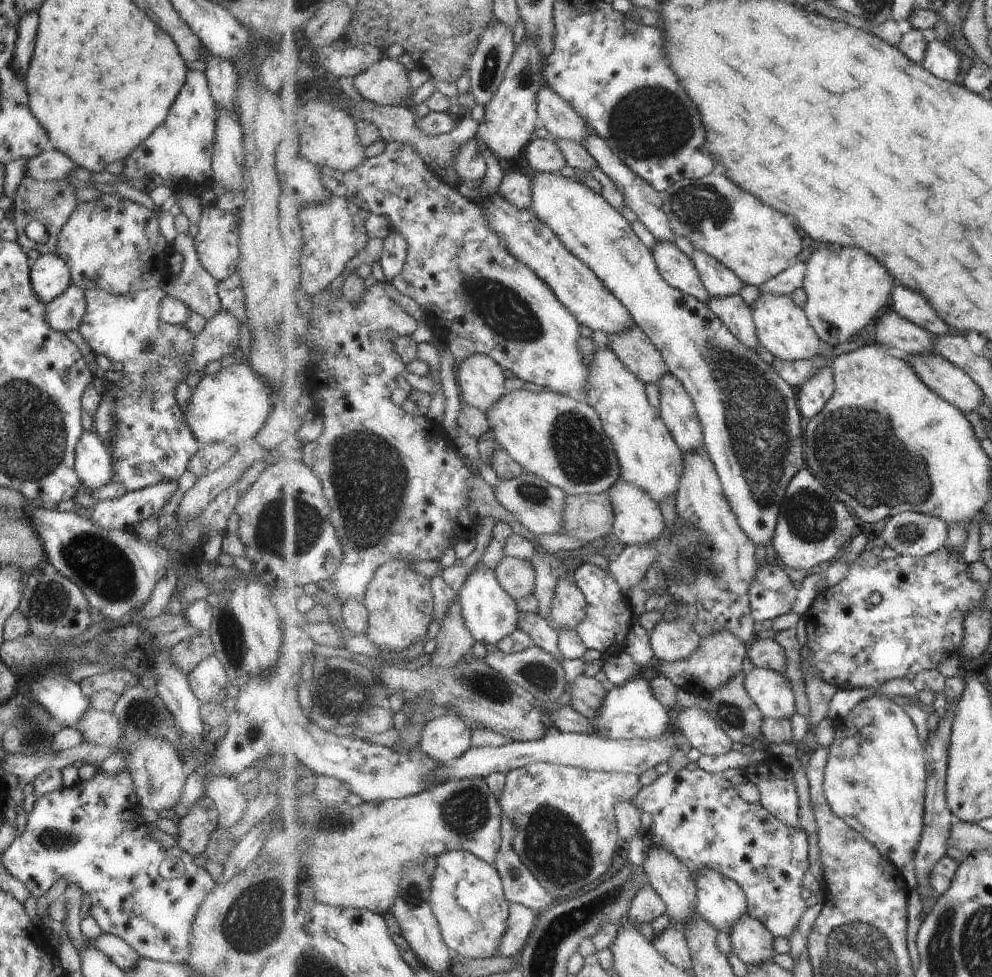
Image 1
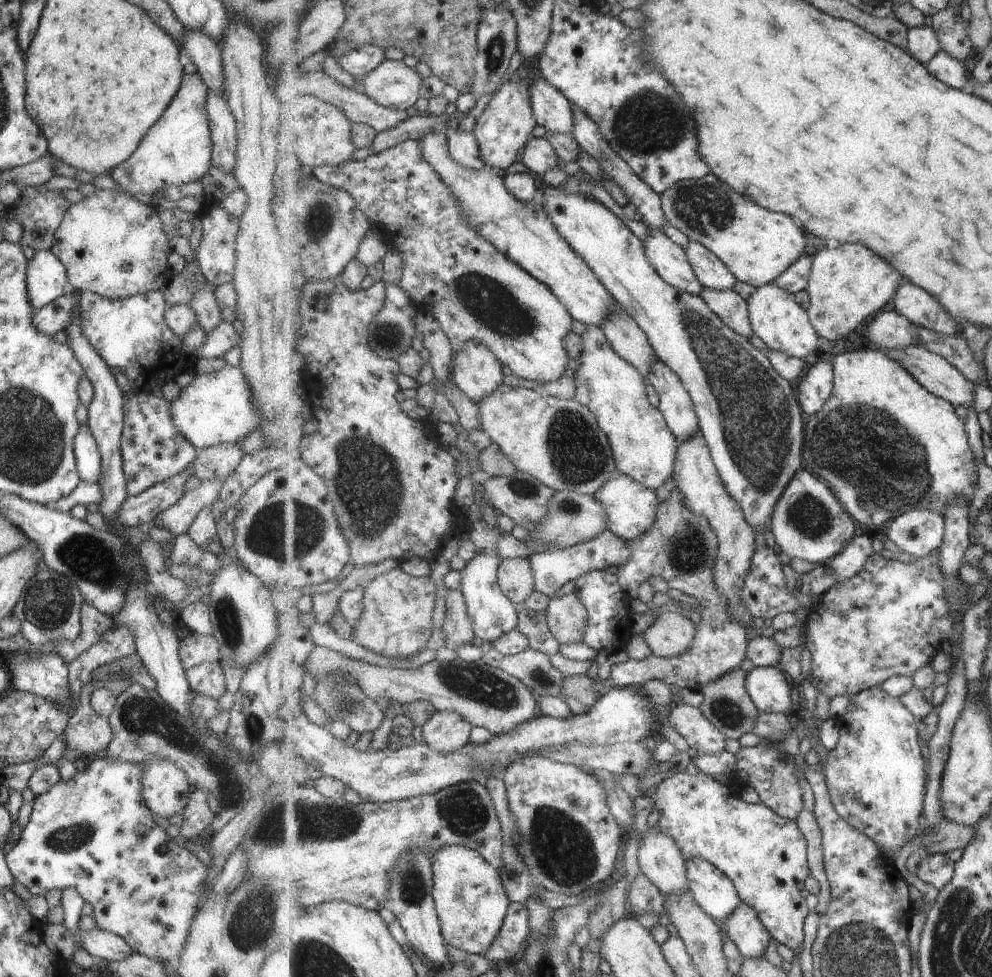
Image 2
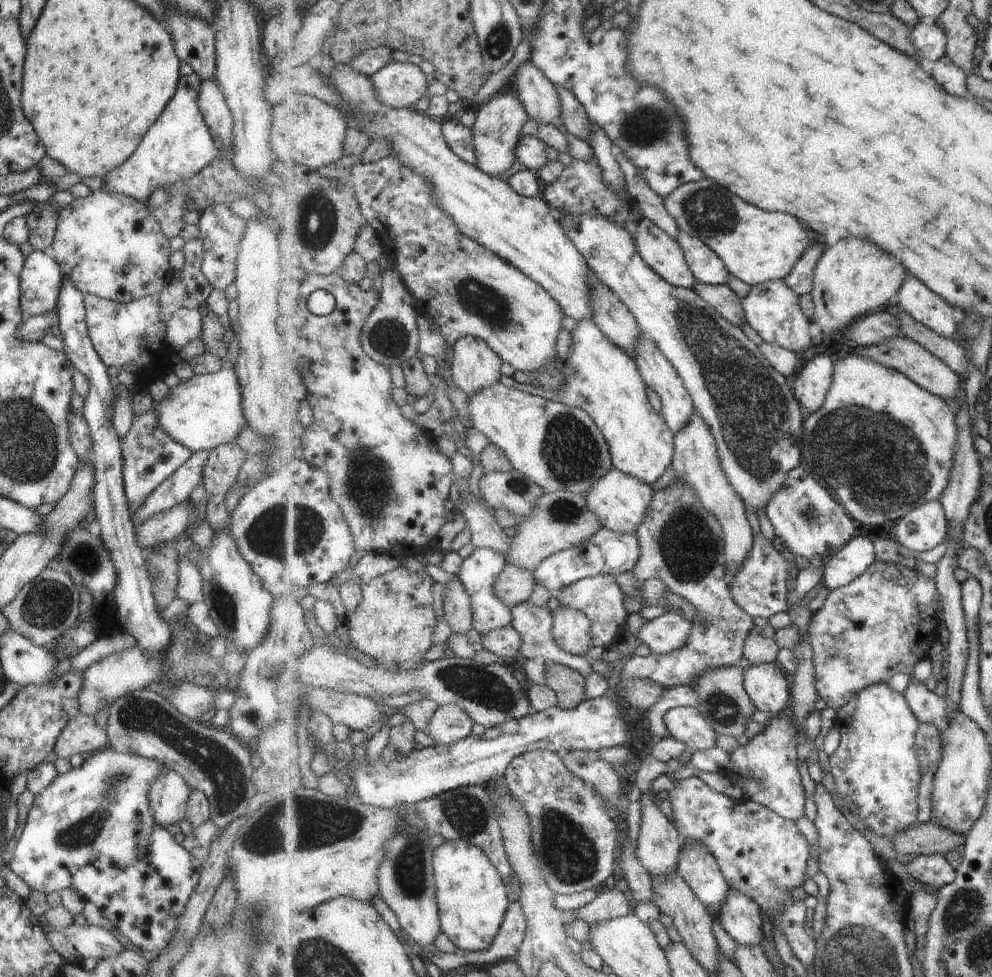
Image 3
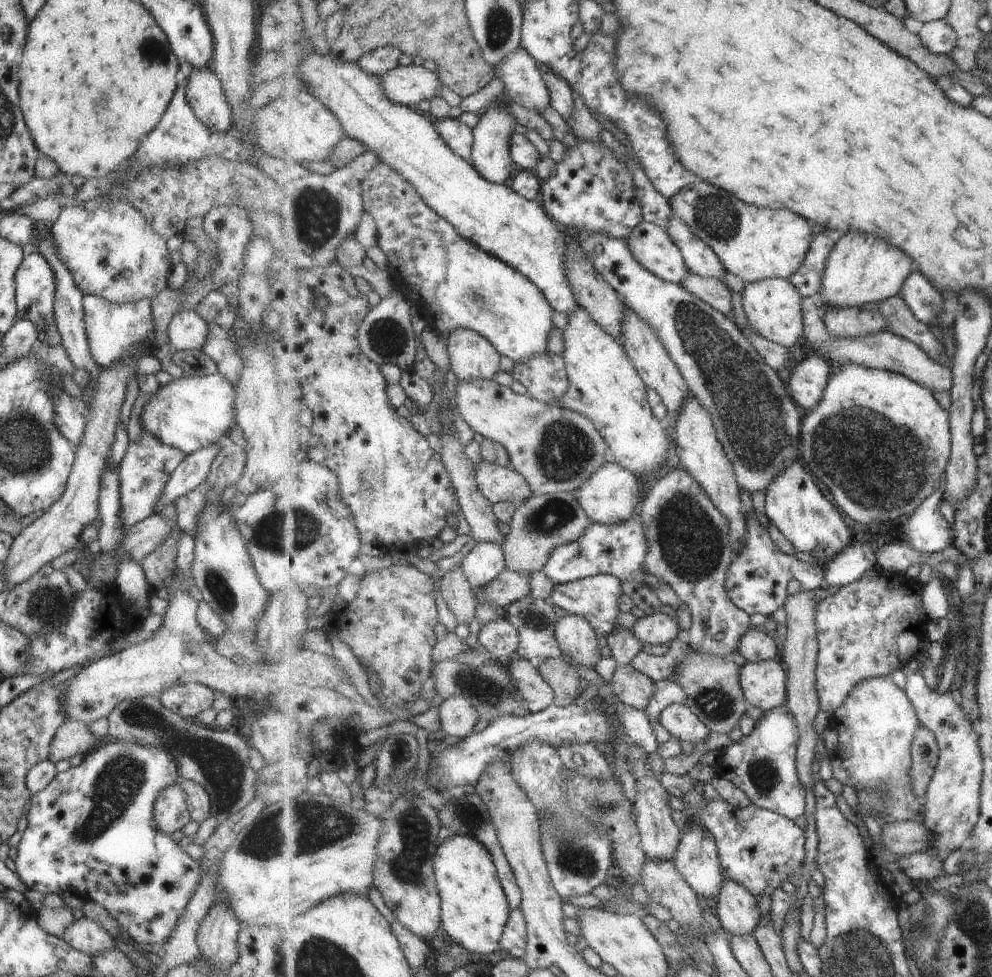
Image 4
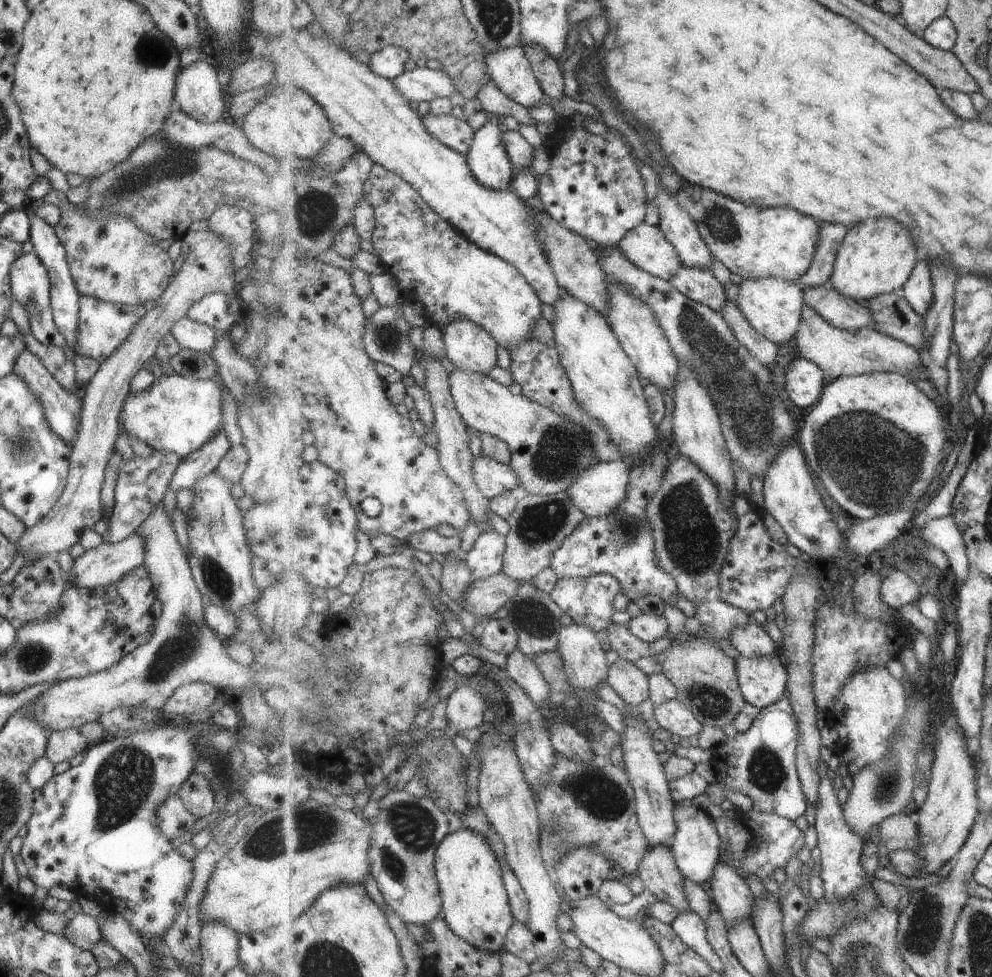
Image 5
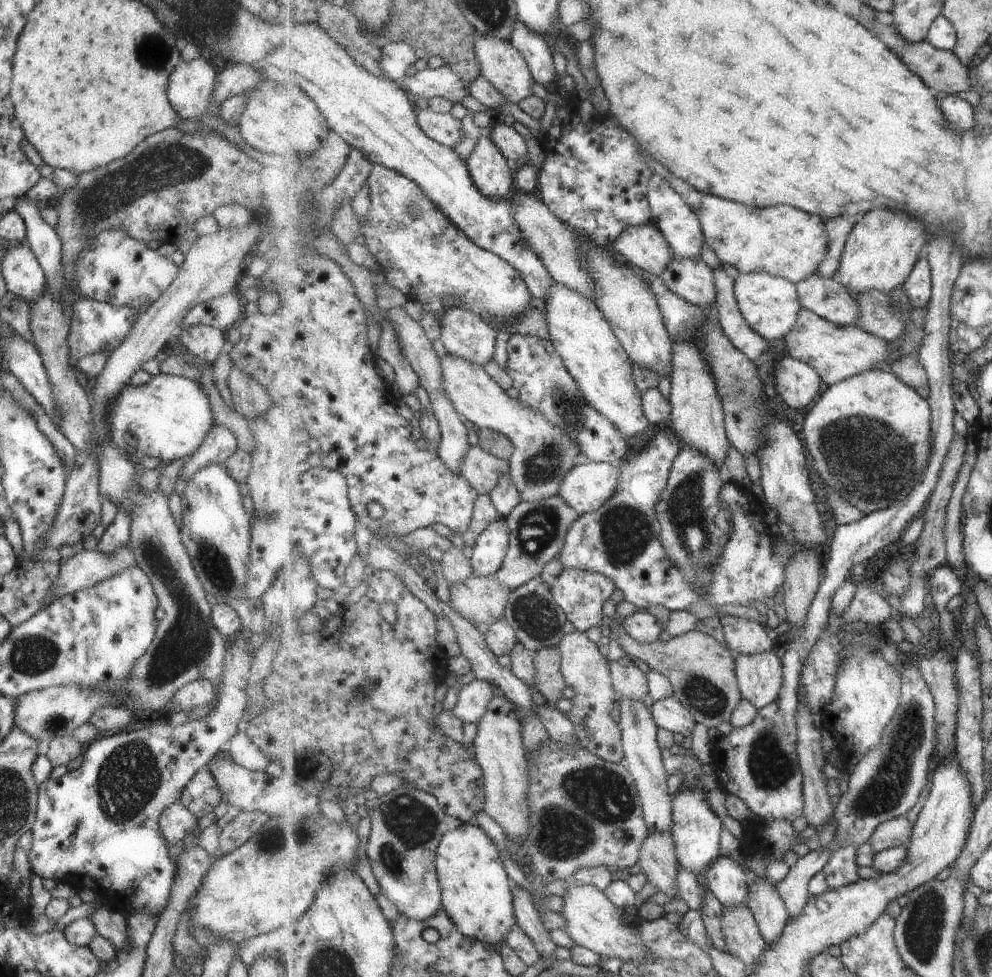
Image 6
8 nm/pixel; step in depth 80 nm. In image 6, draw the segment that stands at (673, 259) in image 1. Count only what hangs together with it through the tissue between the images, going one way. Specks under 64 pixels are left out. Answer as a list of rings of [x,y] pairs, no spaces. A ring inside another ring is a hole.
[[[654,224],[625,229],[612,248],[623,255],[633,268],[653,275],[661,276],[671,260],[675,259],[673,247]]]

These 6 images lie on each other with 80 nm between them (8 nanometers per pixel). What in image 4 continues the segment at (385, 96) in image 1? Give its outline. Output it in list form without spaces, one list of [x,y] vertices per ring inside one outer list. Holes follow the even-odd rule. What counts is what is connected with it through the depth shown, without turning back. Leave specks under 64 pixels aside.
[[[399,65],[387,76],[381,77],[386,93],[398,103],[408,107],[417,107],[421,100],[430,101],[437,97],[442,80],[436,72],[431,72],[422,65]]]

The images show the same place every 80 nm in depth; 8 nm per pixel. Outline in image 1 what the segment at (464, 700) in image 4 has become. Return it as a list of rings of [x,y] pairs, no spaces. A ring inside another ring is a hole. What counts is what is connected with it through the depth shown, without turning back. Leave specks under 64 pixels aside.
[[[456,714],[431,719],[422,730],[421,750],[440,765],[450,764],[473,746],[472,728]]]

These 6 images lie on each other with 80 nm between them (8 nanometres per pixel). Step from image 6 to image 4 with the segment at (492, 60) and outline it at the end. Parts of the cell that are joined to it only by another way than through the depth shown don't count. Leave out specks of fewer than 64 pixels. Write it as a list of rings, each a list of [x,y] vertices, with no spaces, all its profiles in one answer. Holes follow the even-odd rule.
[[[522,46],[503,58],[495,70],[495,78],[499,78],[503,83],[502,91],[506,92],[513,102],[539,114],[551,104],[538,62]]]

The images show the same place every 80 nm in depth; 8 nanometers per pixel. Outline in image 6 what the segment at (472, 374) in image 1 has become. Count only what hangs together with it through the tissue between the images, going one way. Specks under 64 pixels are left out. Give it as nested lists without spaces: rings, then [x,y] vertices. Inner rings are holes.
[[[451,307],[440,320],[447,352],[479,366],[493,360],[497,331],[483,317],[463,307]]]

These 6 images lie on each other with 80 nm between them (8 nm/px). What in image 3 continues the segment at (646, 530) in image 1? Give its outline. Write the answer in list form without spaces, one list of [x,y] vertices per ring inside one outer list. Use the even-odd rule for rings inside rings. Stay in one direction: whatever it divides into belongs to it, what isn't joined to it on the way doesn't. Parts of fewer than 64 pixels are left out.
[[[615,468],[605,474],[591,488],[589,494],[585,495],[589,508],[598,515],[602,526],[621,534],[636,533],[636,530],[645,522],[653,497],[654,490],[649,483]]]

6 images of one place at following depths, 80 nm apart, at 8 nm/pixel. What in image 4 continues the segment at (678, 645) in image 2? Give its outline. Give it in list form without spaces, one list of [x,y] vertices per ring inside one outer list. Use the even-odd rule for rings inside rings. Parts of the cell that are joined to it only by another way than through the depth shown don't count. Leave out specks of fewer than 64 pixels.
[[[663,612],[652,613],[638,619],[630,629],[640,641],[645,644],[670,644],[678,637],[681,630],[679,622]]]

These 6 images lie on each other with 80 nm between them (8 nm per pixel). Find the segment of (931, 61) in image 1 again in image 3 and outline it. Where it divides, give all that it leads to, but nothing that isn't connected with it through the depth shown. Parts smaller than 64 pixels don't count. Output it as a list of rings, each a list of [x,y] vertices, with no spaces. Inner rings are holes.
[[[948,55],[934,63],[932,75],[952,95],[957,95],[962,99],[974,98],[968,91],[968,74],[959,65],[956,65]]]

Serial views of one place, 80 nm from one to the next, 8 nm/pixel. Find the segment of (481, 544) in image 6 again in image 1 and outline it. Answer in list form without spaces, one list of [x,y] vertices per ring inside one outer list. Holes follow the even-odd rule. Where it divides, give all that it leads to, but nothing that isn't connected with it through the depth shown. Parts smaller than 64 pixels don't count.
[[[489,568],[475,570],[466,578],[460,592],[463,620],[465,620],[467,630],[475,638],[475,642],[498,645],[503,638],[507,638],[519,628],[520,610],[517,608],[516,600],[505,592],[494,570],[489,570]]]

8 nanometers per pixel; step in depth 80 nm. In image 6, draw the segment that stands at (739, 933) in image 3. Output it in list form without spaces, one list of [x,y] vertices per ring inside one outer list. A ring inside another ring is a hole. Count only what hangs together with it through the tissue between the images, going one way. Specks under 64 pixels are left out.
[[[720,854],[706,870],[702,877],[710,891],[717,896],[725,907],[747,905],[746,898],[750,886],[747,885],[745,870],[727,854]]]

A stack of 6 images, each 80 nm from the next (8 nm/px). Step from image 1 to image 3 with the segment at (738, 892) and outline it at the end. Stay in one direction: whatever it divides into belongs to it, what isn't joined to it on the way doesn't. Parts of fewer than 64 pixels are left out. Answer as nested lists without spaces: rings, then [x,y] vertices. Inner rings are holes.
[[[686,841],[682,845],[677,872],[714,915],[729,901],[730,882],[727,882],[718,858],[700,842]]]

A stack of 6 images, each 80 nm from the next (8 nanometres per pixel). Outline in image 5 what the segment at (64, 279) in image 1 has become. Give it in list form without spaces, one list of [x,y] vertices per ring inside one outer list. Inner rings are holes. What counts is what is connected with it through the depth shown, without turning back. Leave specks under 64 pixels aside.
[[[26,252],[16,256],[9,267],[8,277],[12,298],[26,310],[28,321],[30,322],[30,331],[35,340],[44,345],[55,345],[67,350],[66,340],[57,330],[52,319],[49,300],[49,277],[39,257],[34,252]]]

